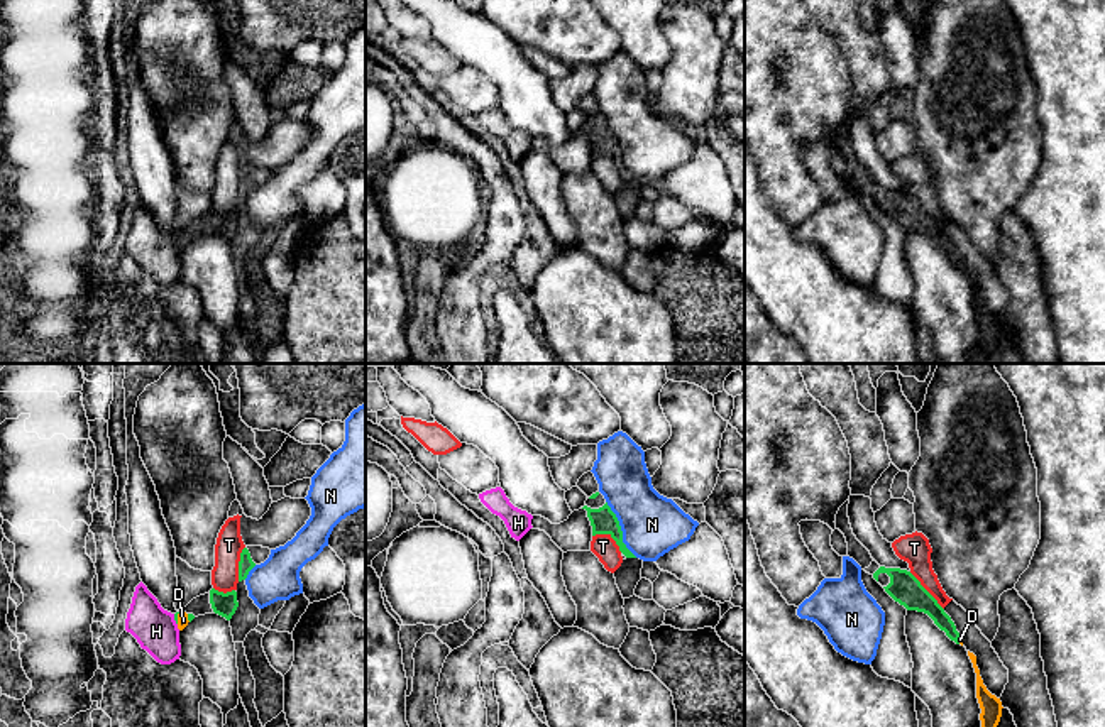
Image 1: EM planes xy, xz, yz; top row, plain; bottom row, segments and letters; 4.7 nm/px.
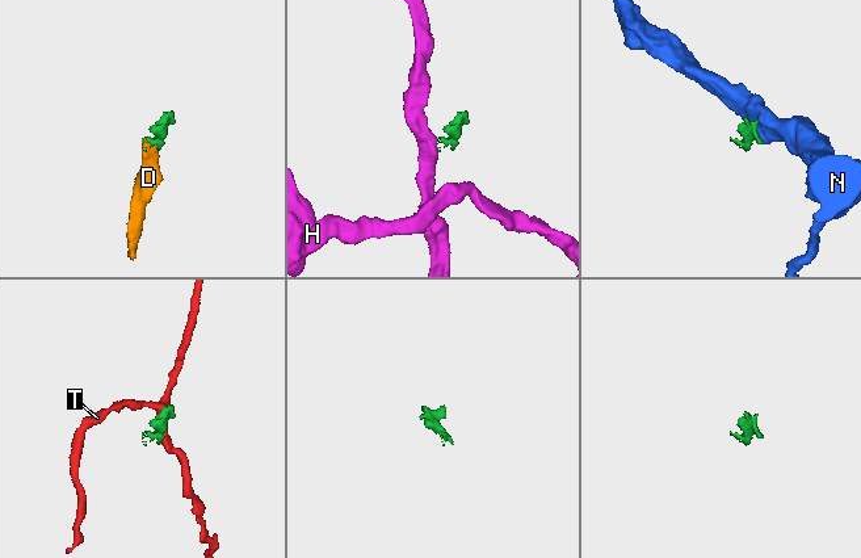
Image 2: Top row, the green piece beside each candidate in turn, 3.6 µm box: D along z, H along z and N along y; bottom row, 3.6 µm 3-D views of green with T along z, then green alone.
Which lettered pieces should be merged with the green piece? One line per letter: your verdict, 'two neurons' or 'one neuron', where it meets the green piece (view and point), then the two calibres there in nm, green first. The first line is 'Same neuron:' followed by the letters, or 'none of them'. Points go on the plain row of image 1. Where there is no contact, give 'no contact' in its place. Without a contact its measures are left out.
Same neuron: D
D: one neuron; meets green in xy at (176, 239); 20 nm thick on the green side, 50 nm on the other
H: two neurons; meets green in xy at (175, 240); 20 nm thick on the green side, 200 nm on the other
N: two neurons; meets green in xz at (620, 151); 120 nm thick on the green side, 300 nm on the other
T: two neurons; meets green in yz at (926, 212); 150 nm thick on the green side, 150 nm on the other

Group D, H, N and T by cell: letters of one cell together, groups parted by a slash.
D / H / N / T

